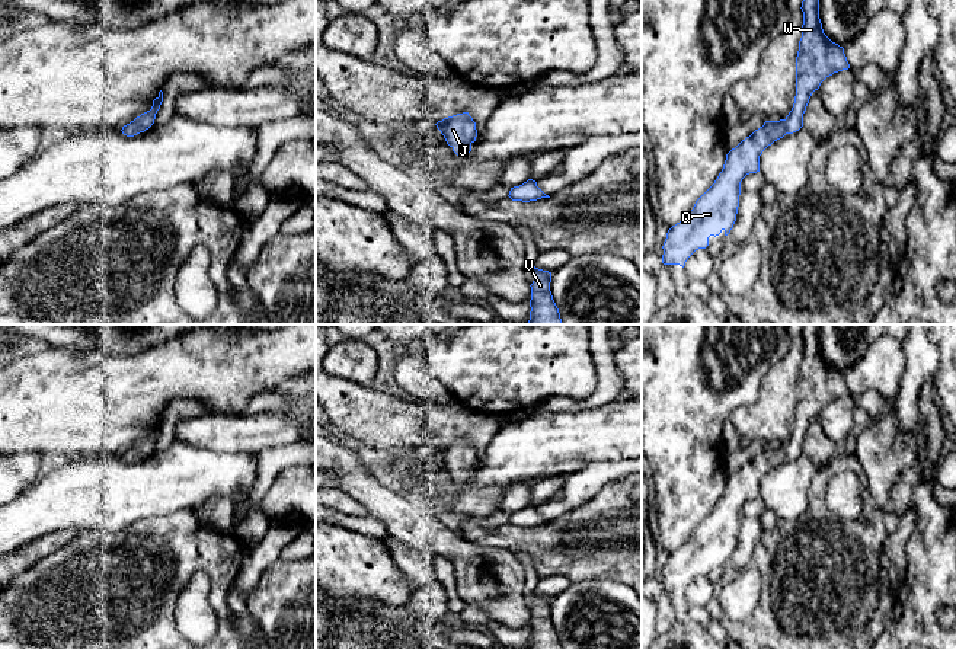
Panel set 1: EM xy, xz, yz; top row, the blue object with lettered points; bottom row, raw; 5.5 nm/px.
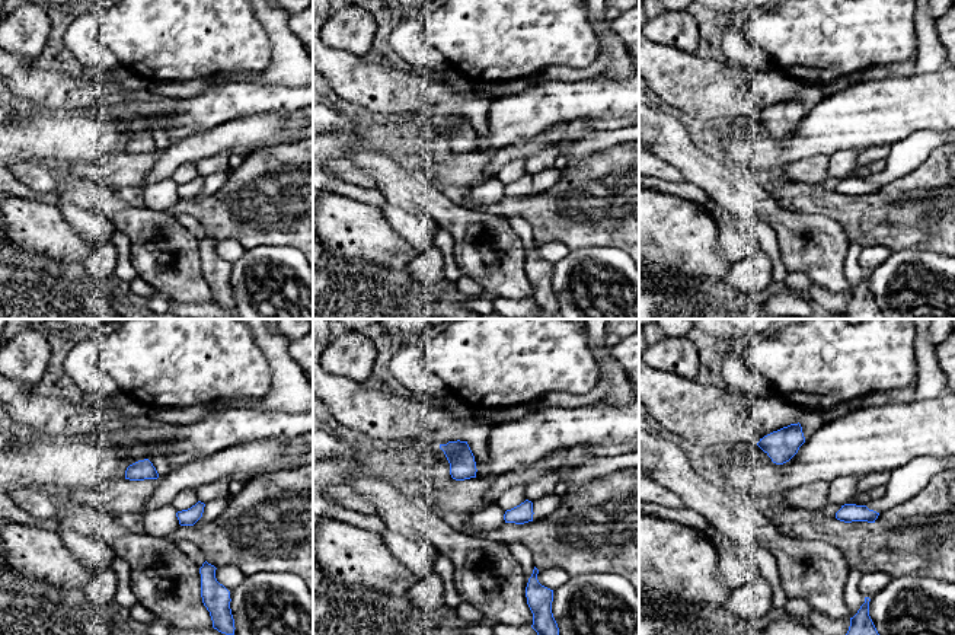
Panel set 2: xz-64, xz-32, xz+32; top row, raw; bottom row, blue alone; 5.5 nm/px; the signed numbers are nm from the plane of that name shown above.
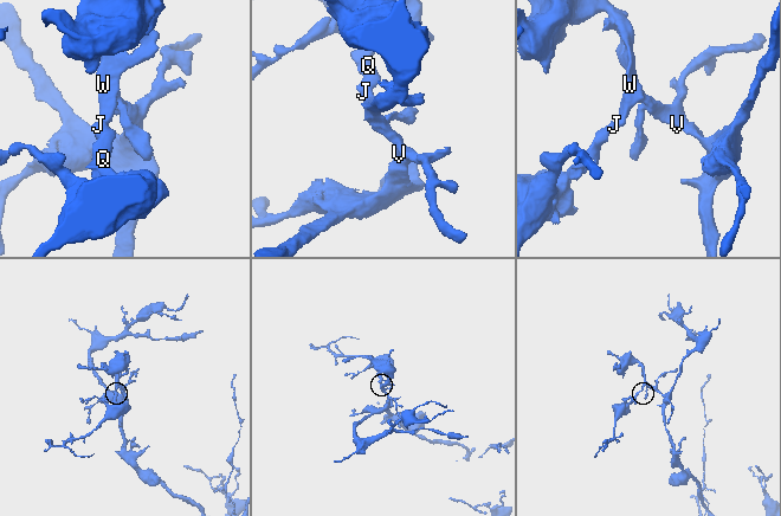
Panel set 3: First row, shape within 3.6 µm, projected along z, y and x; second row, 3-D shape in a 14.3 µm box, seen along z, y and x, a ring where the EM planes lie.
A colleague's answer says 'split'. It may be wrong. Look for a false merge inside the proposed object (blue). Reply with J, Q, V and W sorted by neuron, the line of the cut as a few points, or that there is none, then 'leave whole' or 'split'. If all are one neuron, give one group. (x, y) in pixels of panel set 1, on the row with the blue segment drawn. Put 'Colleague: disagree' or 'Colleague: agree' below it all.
J Q V W | no cut | leave whole
Colleague: disagree

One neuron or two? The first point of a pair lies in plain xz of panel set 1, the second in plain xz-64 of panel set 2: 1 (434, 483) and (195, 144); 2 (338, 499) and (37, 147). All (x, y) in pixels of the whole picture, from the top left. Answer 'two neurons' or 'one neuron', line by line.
1: two neurons
2: two neurons

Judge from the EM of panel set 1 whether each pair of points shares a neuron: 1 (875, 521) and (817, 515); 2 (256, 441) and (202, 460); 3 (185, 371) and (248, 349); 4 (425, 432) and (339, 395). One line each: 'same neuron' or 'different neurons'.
1: same neuron
2: different neurons
3: same neuron
4: same neuron

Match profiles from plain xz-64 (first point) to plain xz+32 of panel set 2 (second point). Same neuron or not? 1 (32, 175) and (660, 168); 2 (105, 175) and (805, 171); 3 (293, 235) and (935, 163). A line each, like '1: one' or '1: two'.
1: one
2: one
3: one

